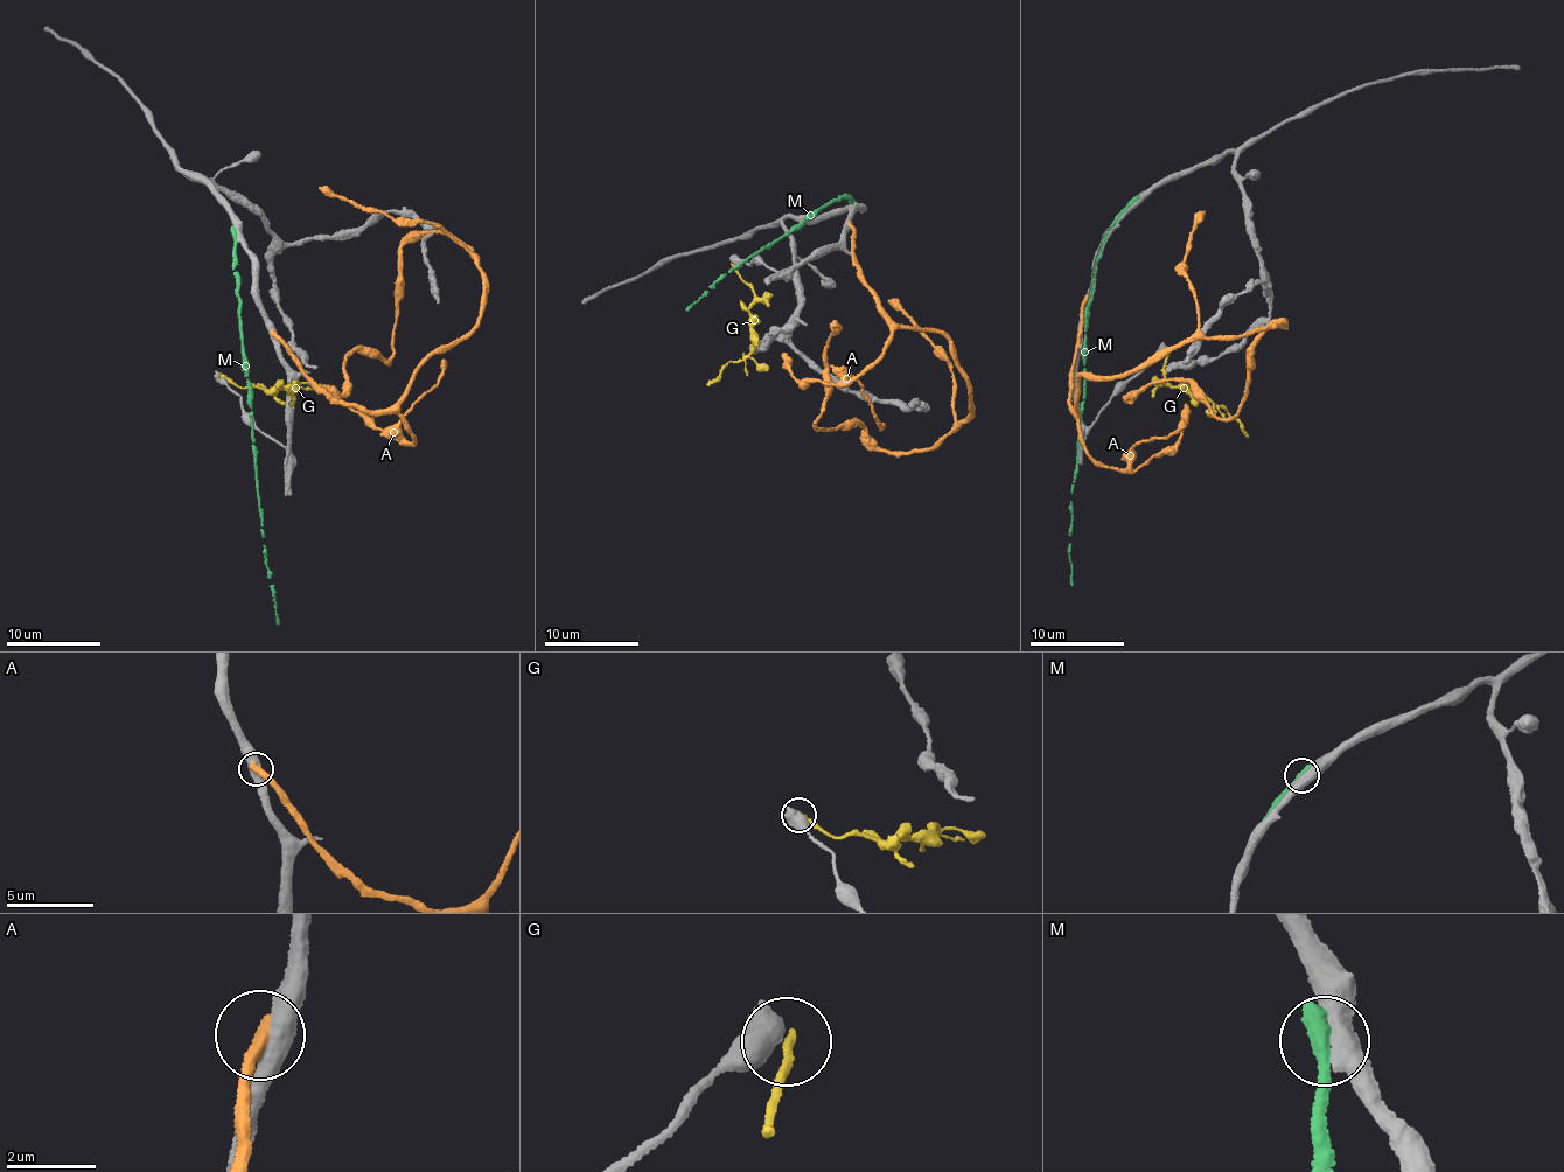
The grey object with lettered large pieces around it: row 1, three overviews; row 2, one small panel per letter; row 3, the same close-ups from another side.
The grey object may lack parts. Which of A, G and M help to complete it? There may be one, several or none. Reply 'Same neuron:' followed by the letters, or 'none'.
Same neuron: none

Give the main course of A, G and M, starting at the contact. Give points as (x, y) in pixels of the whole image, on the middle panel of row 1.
A: (850, 224), (887, 318), (948, 339), (965, 417), (908, 453), (858, 424), (822, 431), (835, 322)
G: (732, 264), (752, 291), (754, 301), (748, 314), (753, 351), (727, 364), (706, 384)
M: (852, 202), (847, 195), (815, 210), (713, 281), (711, 288), (686, 312)

